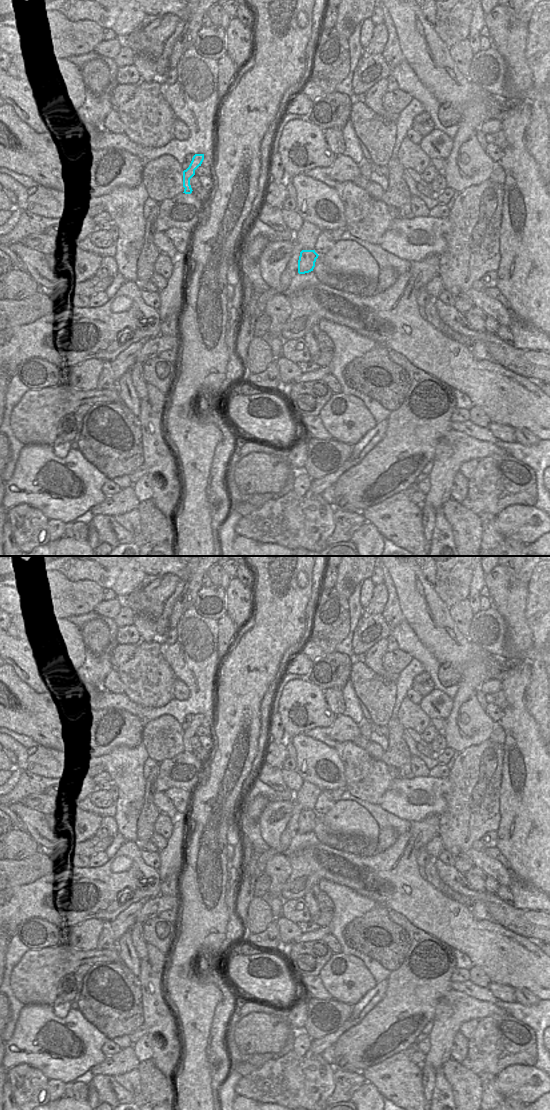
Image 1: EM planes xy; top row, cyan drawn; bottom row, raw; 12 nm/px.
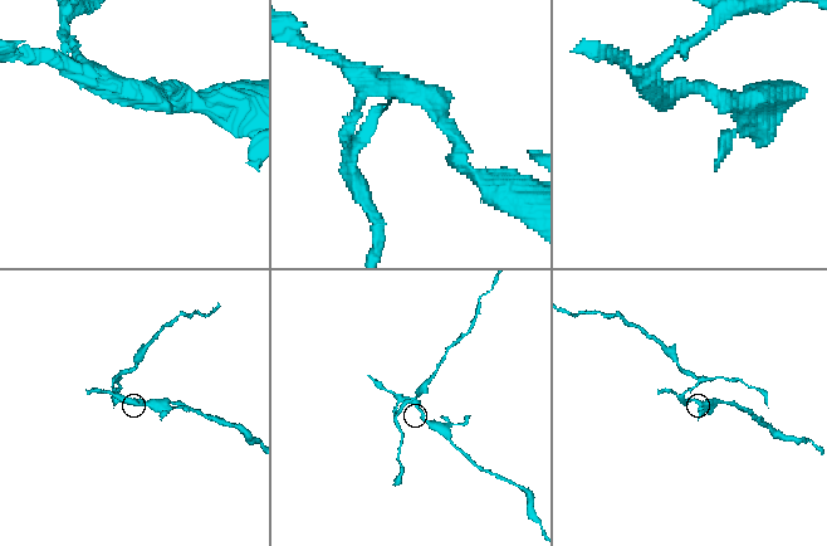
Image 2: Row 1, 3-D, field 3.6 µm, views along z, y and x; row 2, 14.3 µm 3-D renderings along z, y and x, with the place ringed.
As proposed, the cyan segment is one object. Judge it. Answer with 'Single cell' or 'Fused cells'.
Fused cells.

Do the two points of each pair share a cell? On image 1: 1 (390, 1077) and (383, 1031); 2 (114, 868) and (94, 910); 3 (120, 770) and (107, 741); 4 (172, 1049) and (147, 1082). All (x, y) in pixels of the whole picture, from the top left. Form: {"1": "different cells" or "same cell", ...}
{"1": "different cells", "2": "same cell", "3": "different cells", "4": "different cells"}

